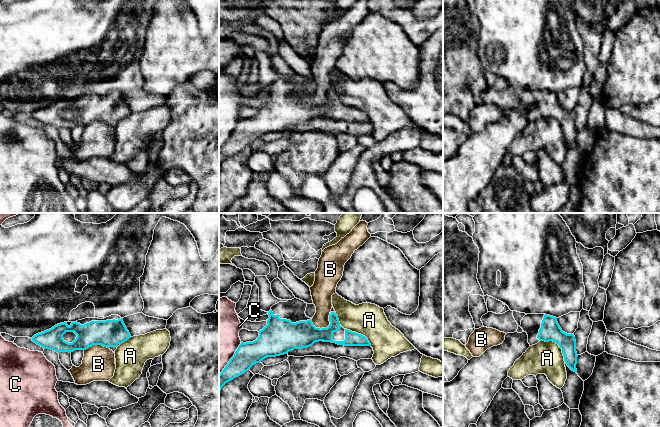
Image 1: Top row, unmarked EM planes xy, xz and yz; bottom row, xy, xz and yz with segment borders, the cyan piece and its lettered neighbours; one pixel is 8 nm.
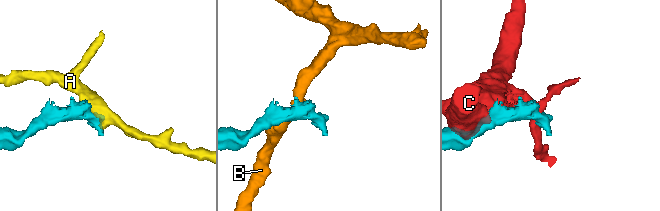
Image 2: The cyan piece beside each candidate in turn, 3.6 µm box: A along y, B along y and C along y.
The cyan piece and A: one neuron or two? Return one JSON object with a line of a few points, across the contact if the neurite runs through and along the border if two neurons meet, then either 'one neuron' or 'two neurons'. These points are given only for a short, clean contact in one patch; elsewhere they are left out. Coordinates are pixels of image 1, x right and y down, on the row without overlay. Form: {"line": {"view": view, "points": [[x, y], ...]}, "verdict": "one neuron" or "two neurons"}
{"verdict": "two neurons"}

